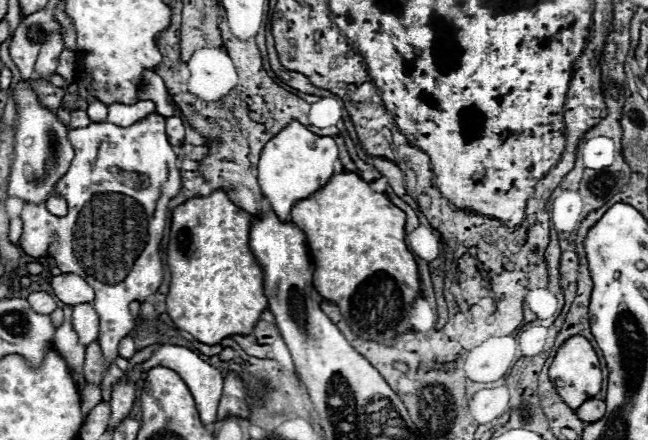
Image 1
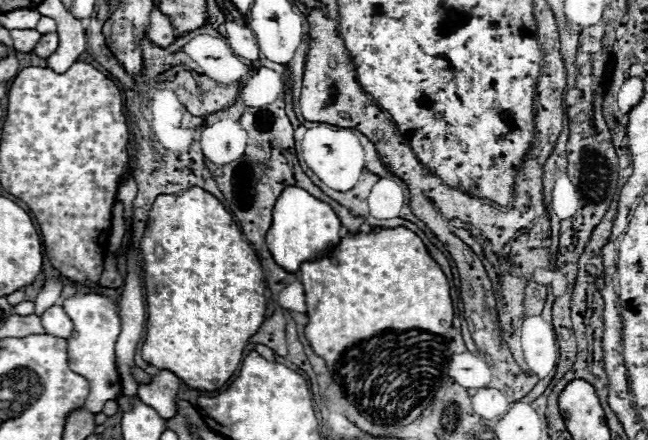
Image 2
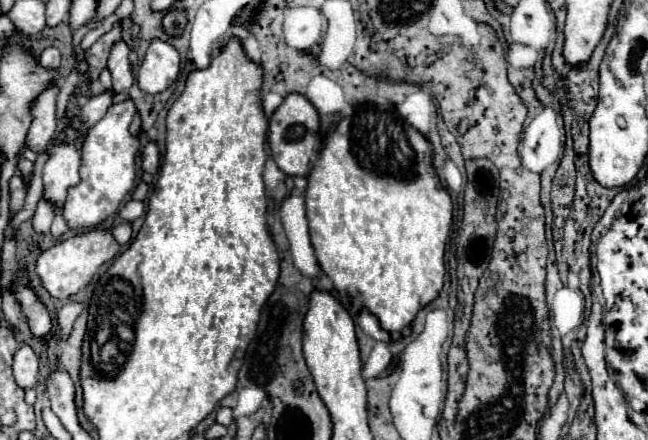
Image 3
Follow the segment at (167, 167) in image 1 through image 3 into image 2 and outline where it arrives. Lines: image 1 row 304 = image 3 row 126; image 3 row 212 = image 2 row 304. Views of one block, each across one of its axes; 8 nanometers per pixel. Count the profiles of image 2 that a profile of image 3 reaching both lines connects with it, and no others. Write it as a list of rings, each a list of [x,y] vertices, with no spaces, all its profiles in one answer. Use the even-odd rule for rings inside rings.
[[[80,294],[64,300],[62,308],[74,322],[74,332],[68,338],[70,368],[90,382],[90,394],[82,408],[92,414],[98,414],[102,412],[102,406],[108,400],[116,400],[118,396],[122,396],[122,386],[120,386],[120,376],[116,370],[116,356],[114,356],[114,344],[120,334],[120,318],[118,318],[116,304],[102,294]]]

